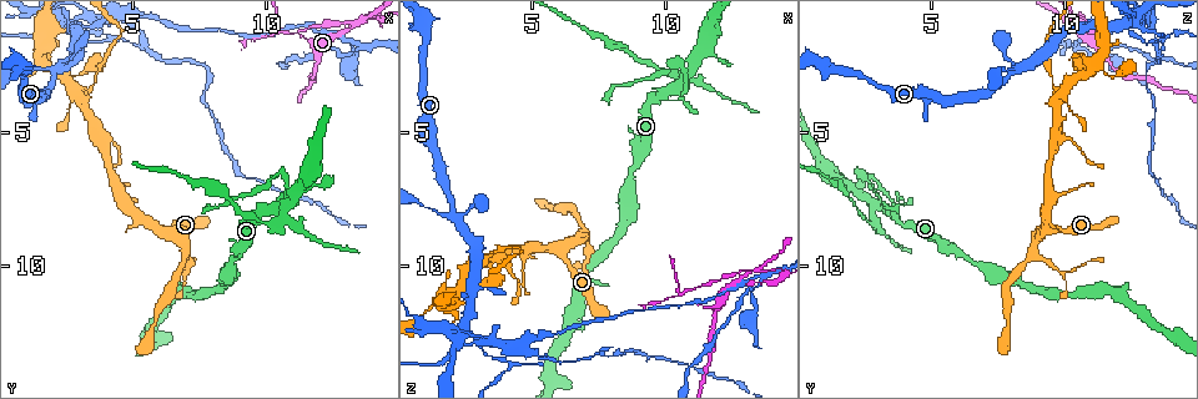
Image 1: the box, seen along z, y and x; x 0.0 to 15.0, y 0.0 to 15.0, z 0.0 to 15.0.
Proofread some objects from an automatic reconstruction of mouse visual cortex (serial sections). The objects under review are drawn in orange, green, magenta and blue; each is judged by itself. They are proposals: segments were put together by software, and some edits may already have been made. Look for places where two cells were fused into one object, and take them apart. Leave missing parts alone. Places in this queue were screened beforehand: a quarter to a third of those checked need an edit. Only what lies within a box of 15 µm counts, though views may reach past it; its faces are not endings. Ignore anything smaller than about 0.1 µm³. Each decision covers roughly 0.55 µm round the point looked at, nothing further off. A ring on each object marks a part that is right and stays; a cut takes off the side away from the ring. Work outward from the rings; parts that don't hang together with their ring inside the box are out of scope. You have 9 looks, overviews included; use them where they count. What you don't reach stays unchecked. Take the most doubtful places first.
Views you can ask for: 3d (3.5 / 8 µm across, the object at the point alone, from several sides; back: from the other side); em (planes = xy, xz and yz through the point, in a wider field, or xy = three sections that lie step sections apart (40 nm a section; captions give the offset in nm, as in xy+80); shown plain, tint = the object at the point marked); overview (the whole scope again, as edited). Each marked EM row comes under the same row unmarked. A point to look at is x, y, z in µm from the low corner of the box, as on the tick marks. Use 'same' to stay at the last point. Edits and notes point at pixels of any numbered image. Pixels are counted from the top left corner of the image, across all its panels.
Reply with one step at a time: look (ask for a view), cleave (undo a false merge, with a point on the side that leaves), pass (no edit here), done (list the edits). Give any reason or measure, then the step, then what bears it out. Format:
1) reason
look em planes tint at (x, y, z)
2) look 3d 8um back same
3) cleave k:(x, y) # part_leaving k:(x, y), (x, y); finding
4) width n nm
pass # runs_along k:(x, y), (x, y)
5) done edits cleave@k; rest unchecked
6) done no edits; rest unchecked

four-way junction
look 3d 3.5um at (13.1, 1.1, 10.3)

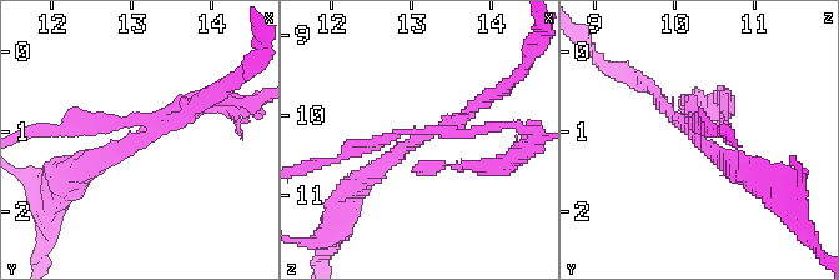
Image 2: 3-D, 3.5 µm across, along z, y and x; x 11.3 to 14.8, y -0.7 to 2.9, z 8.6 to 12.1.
arms 4; arm_widths 150, 200, 200, 300 nm
look em xy step 1 tint at (13.05, 1.15, 10.30)

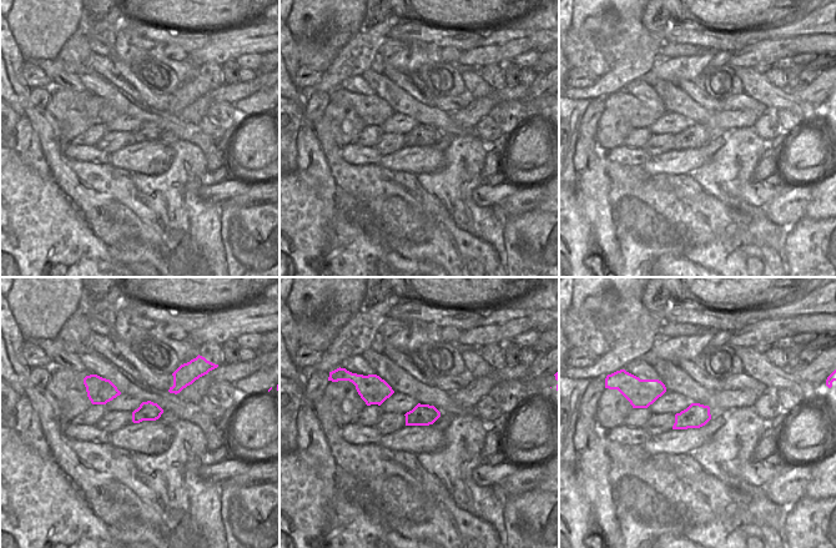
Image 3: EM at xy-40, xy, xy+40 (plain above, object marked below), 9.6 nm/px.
pass # runs_along 2:(76, 173), (207, 104); all the same cell

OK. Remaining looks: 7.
calibre changes
look 3d 3.5um at (3.0, 3.5, 9.9)

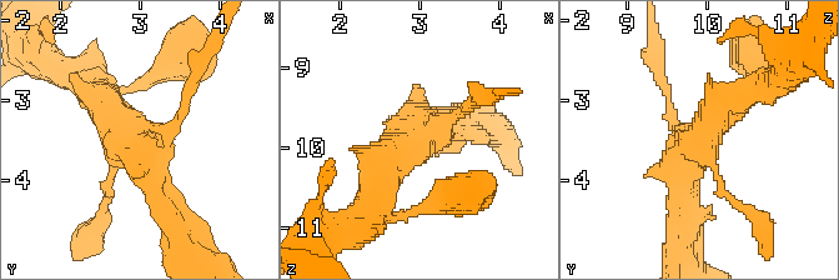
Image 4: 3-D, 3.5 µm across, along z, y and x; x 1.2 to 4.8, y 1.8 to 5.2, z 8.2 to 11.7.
look em xy step 3 tint at (2.95, 3.55, 9.90)

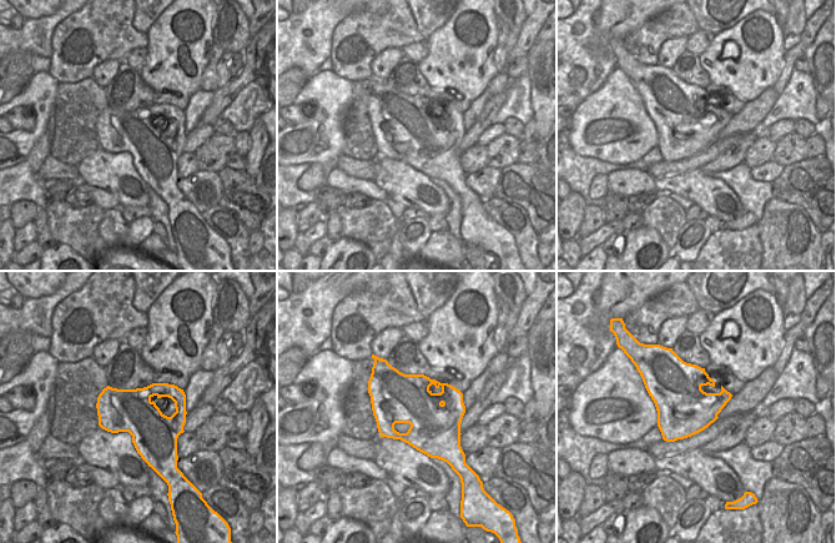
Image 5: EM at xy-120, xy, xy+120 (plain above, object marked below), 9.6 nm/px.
pass # runs_along 4:(170, 215), (147, 158), (94, 95); continuous, no second cell

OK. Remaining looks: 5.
sharp bend
look em xy step 5 tint at (10.5, 1.1, 11.0)

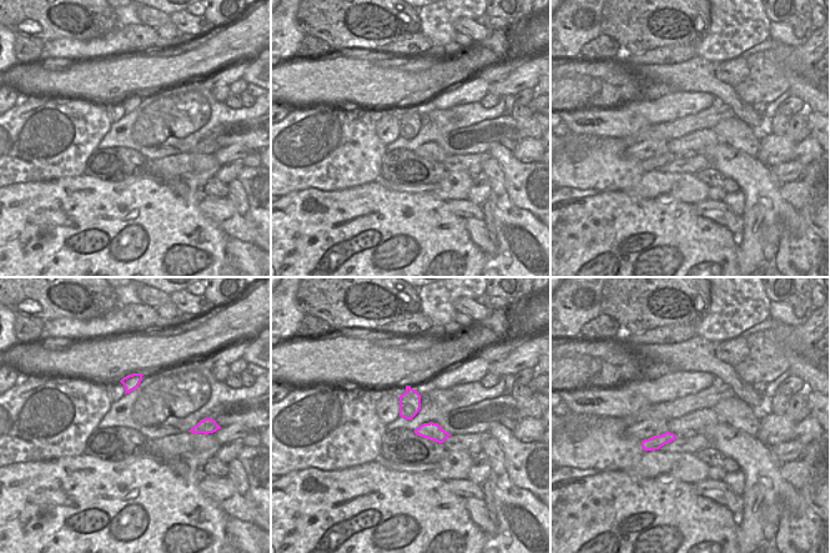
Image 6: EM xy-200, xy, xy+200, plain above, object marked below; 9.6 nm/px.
wider look
look 3d 3.5um same

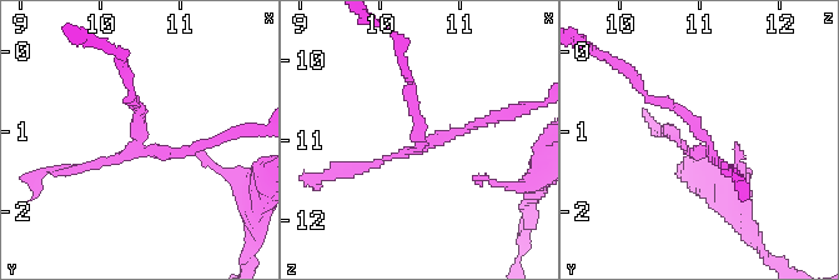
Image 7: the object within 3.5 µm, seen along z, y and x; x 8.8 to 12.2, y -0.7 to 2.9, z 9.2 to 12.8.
pass # runs_along 7:(219, 138), (161, 154), (139, 138), (131, 100); one cell here

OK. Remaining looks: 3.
small branch off a trunk
look 3d 3.5um at (9.9, 7.9, 3.6)

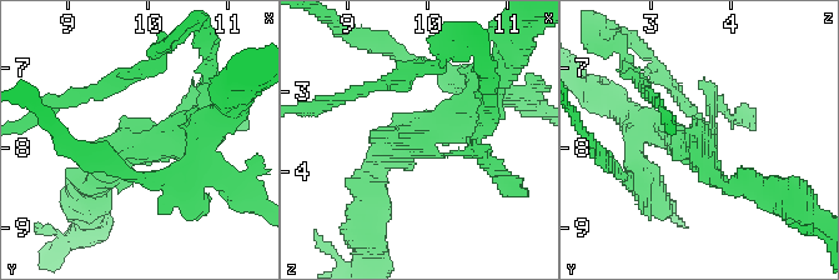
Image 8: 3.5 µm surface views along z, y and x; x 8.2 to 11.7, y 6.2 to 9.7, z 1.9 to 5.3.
look em xy step 1 tint at (9.90, 7.95, 3.55)

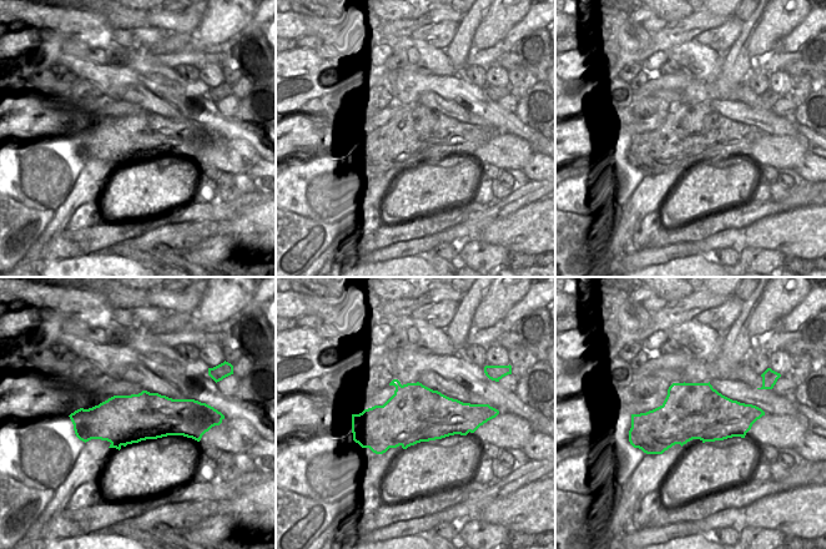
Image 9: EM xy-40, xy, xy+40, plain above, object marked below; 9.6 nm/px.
width 550 nm
cleave 8:(687, 109) # part_leaving 8:(447, 154), (490, 129), (490, 90); a second cell is stuck on

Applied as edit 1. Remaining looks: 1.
done edits cleave@8; rest unchecked

